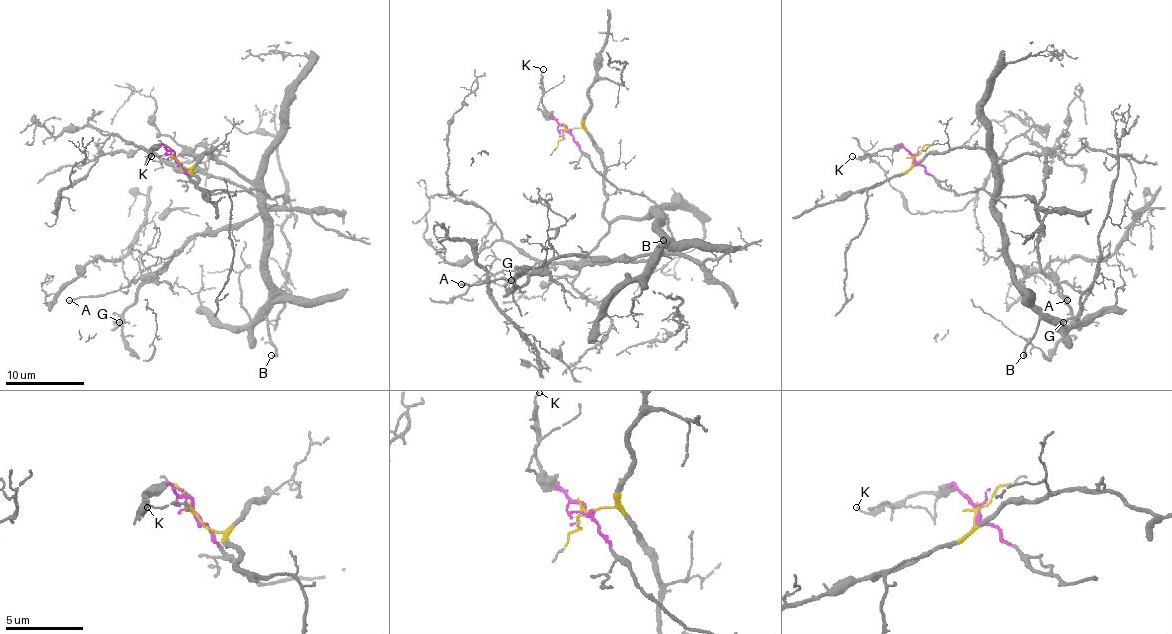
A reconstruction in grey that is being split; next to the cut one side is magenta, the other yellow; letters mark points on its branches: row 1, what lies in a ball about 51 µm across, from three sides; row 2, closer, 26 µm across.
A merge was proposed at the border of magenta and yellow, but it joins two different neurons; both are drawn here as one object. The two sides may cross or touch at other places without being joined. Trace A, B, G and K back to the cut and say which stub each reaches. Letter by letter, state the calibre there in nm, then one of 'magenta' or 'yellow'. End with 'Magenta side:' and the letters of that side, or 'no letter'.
A: calibre 240 nm; magenta
B: calibre 260 nm; yellow
G: calibre 110 nm; magenta
K: calibre 100 nm; magenta
Magenta side: A, G, K

